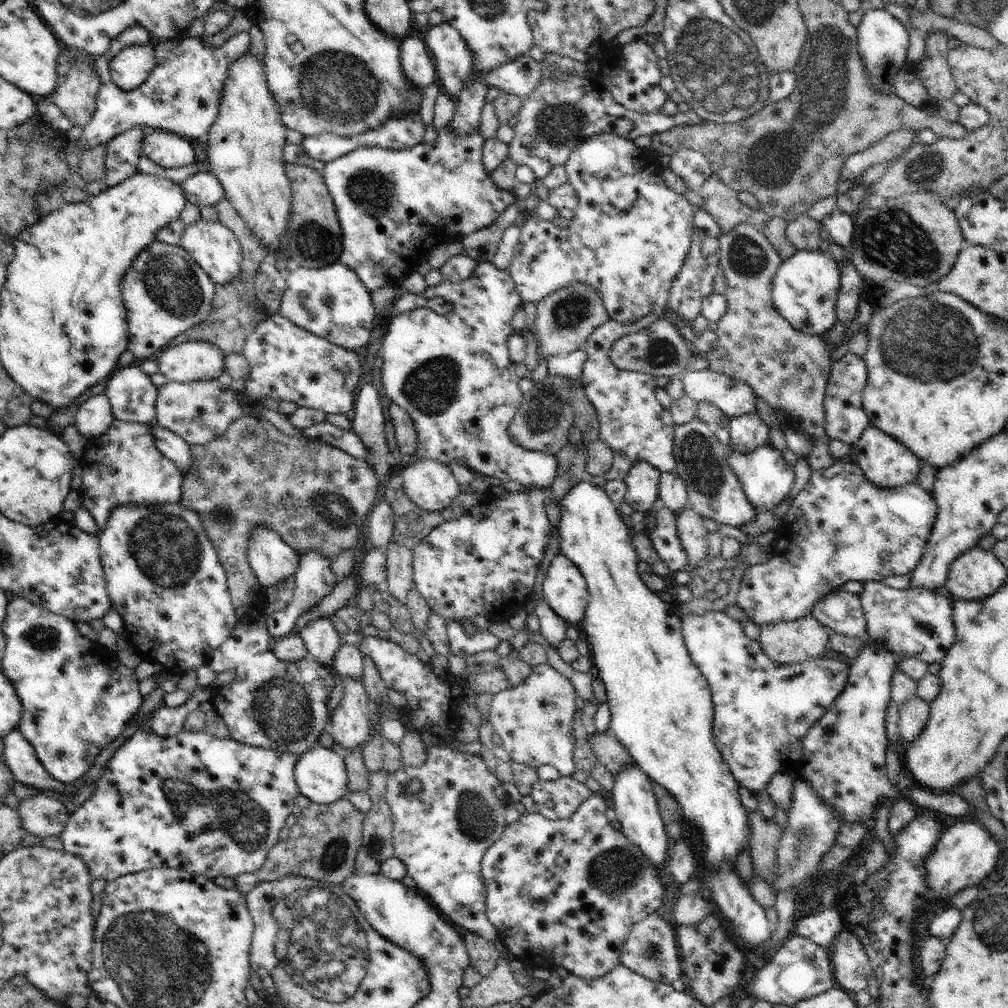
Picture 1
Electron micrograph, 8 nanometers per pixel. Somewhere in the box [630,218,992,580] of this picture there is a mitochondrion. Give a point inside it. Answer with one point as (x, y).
(931, 341)

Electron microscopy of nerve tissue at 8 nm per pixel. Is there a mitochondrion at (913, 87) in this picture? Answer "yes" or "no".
no

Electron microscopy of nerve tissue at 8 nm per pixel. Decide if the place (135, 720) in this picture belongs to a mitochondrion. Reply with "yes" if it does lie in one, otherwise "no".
no

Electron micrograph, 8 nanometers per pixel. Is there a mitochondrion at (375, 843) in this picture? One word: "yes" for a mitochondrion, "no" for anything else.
yes

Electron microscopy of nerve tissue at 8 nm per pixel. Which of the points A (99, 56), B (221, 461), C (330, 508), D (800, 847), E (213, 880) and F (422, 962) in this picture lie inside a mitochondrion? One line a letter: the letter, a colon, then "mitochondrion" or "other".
A: other
B: other
C: mitochondrion
D: mitochondrion
E: other
F: other

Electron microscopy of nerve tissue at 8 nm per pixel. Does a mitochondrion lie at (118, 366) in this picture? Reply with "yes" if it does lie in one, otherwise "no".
no

